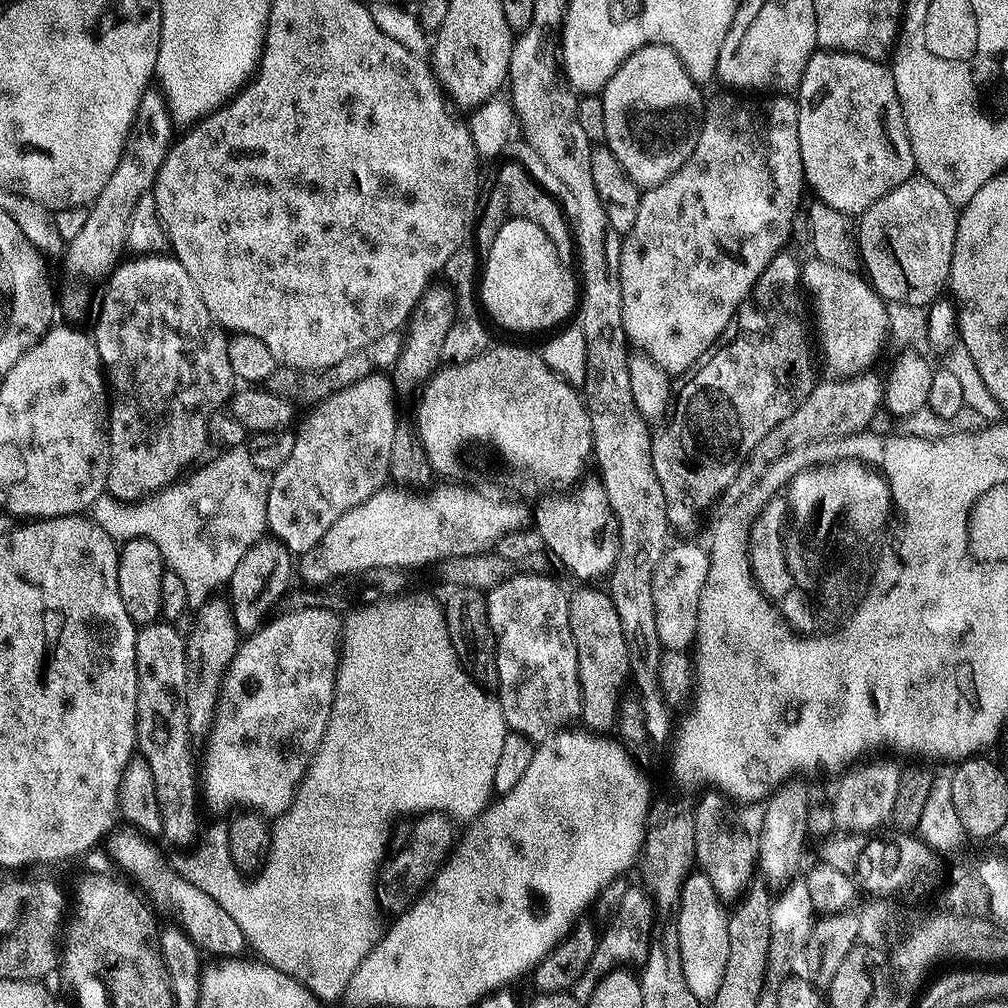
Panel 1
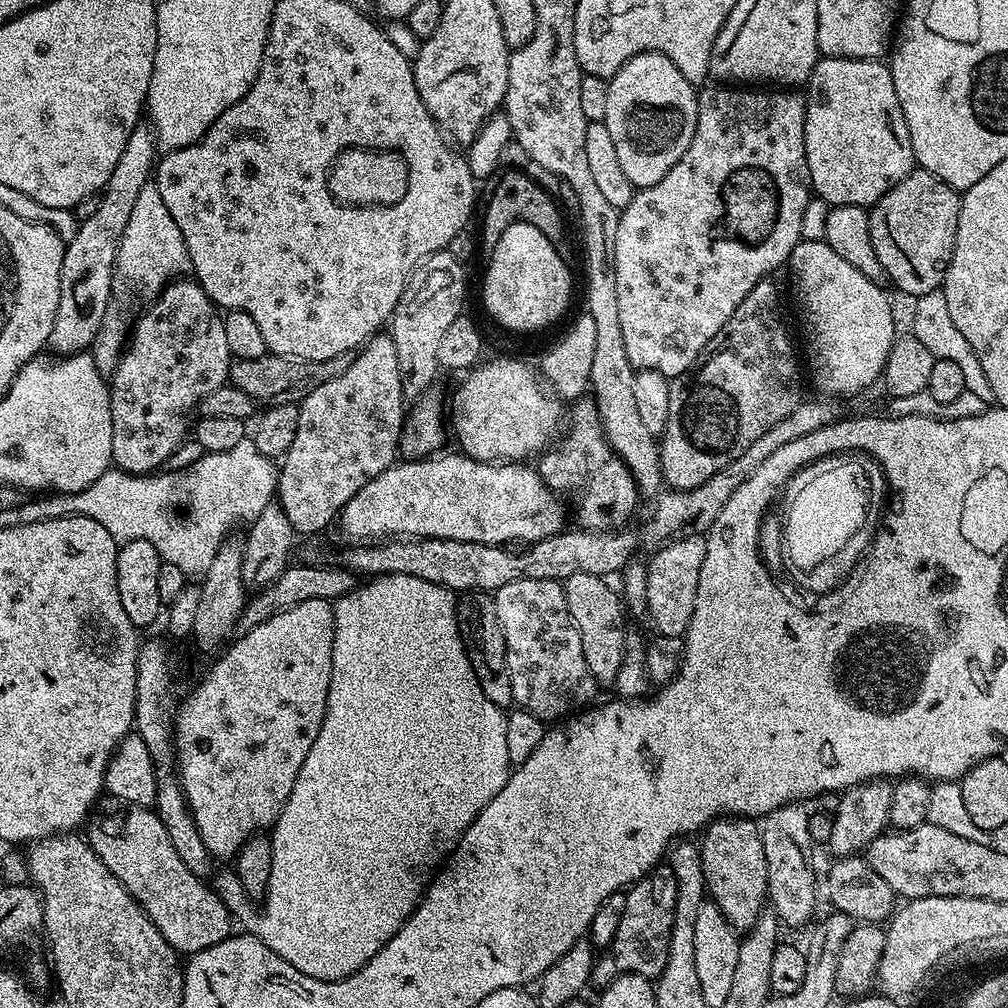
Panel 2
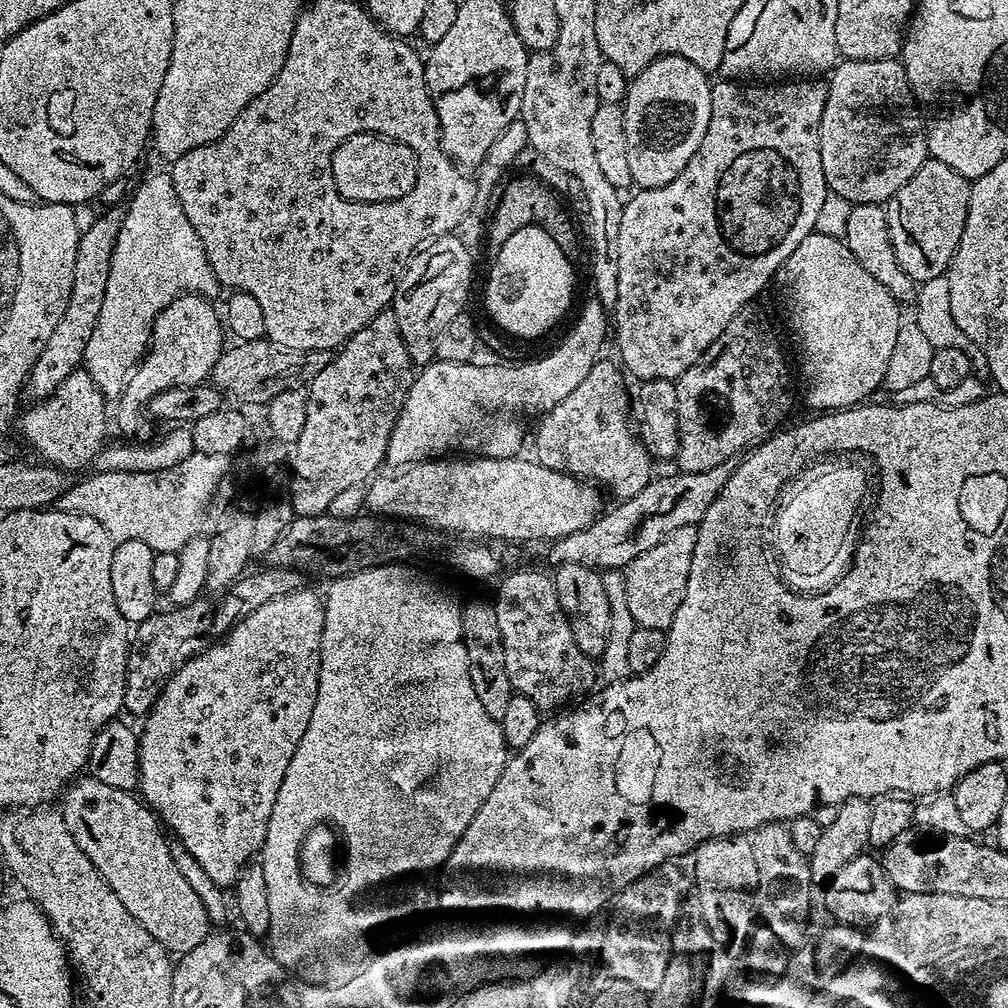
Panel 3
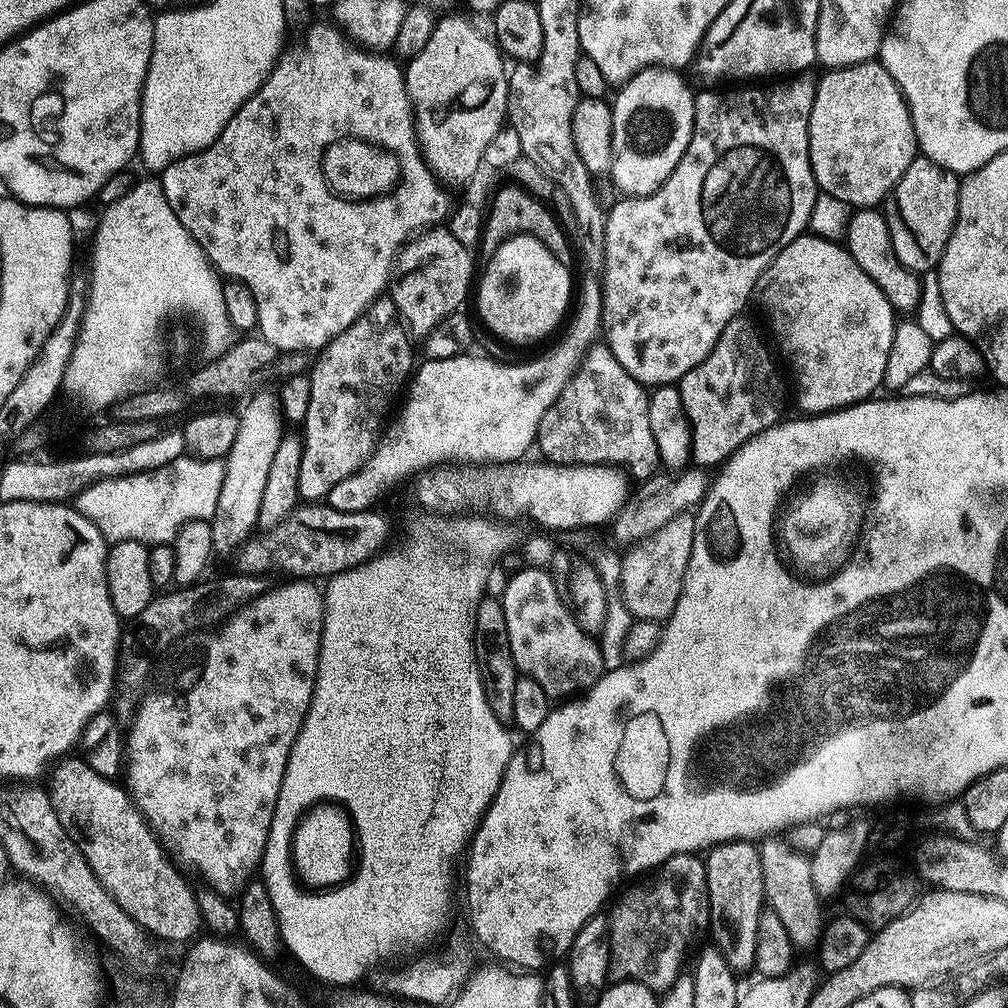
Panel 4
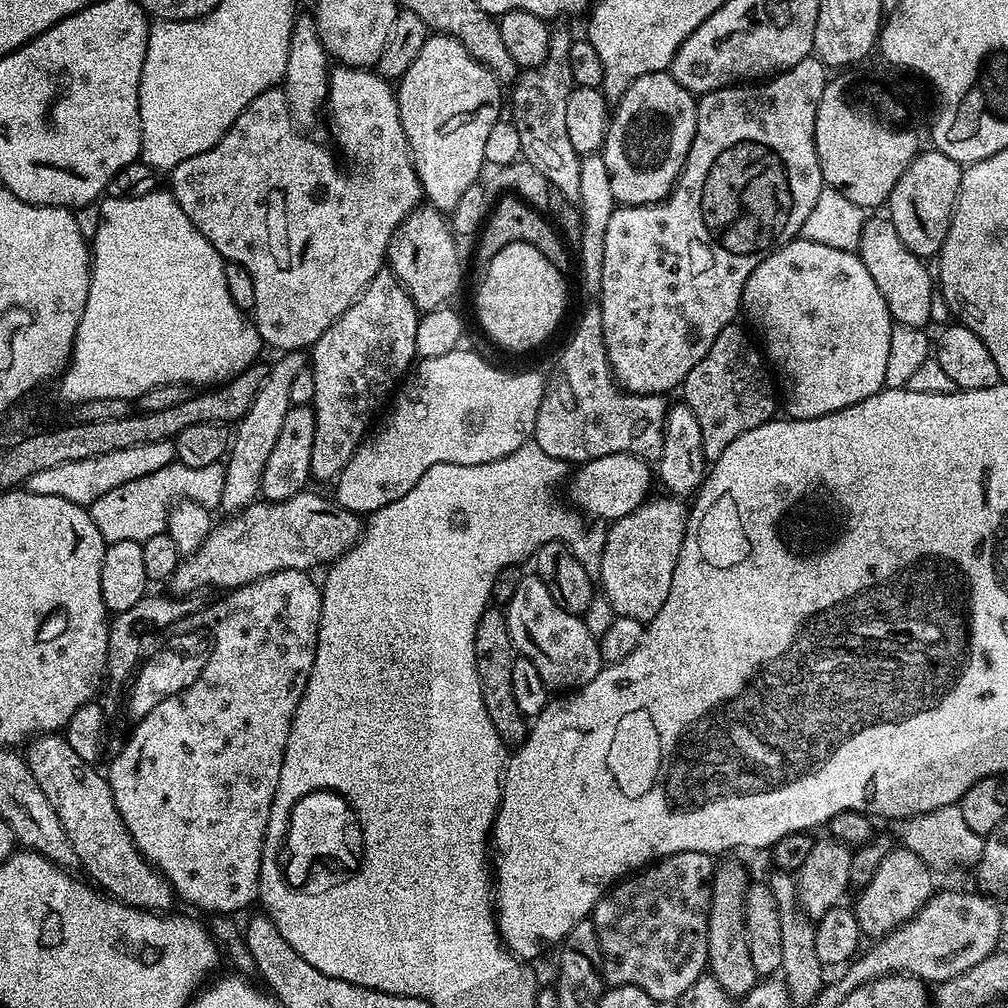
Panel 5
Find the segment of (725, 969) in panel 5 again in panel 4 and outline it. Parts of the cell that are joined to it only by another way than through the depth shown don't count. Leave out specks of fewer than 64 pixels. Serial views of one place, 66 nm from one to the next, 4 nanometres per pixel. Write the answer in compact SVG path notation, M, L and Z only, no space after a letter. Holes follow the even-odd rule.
M732 840L711 849L707 853L706 863L711 943L723 954L733 972L751 973L756 966L758 918L766 908L760 849L755 843L746 840Z

